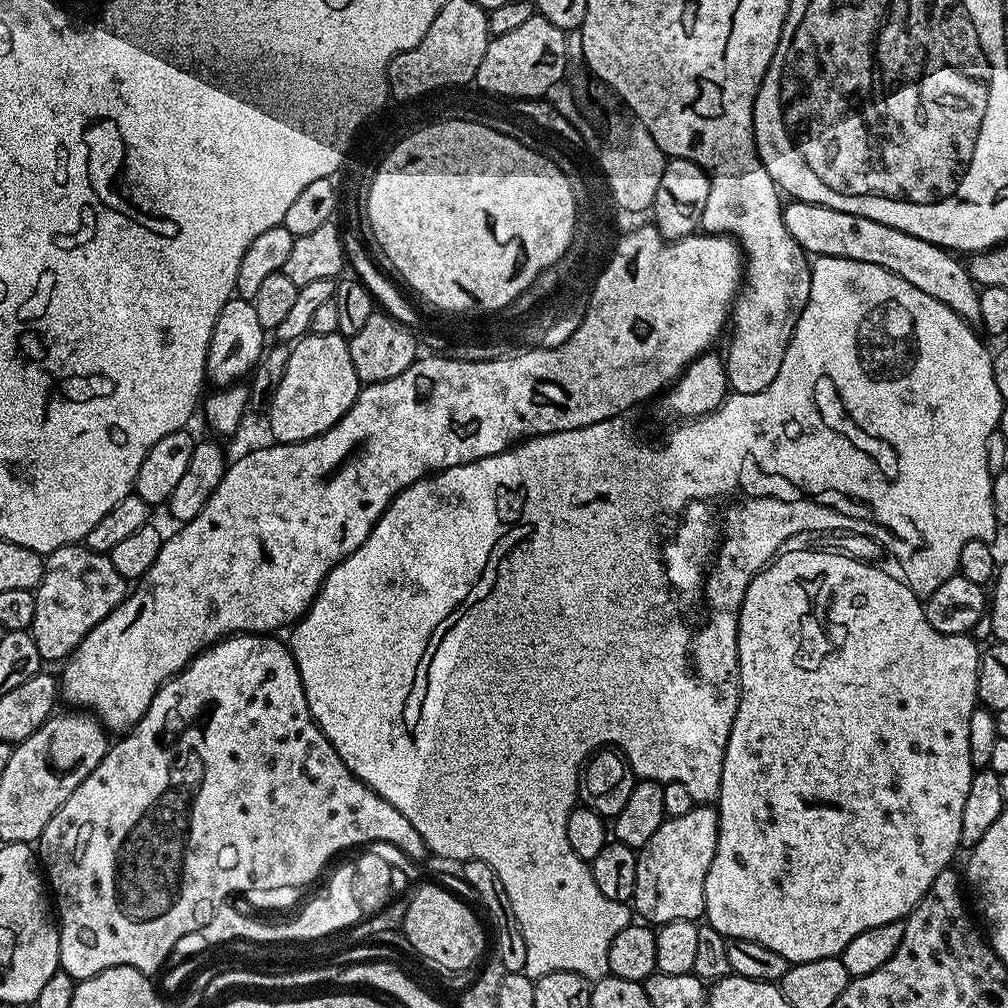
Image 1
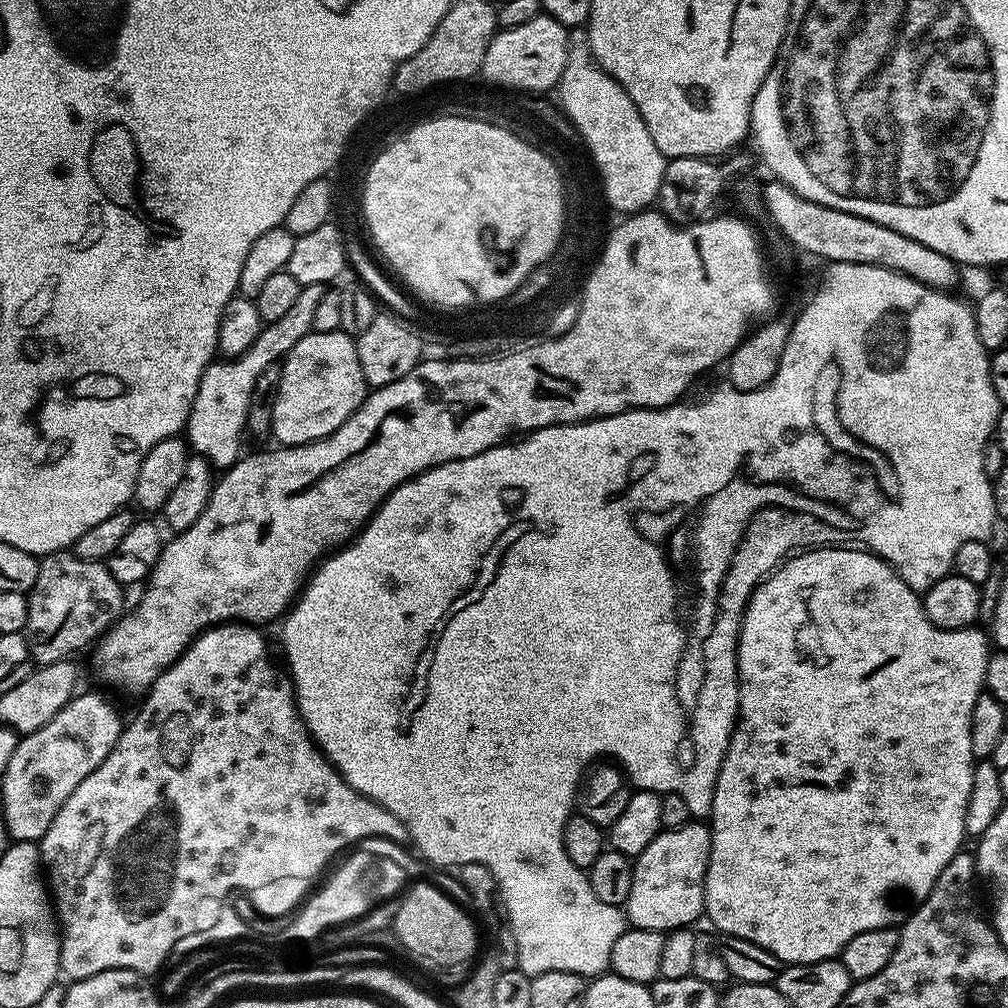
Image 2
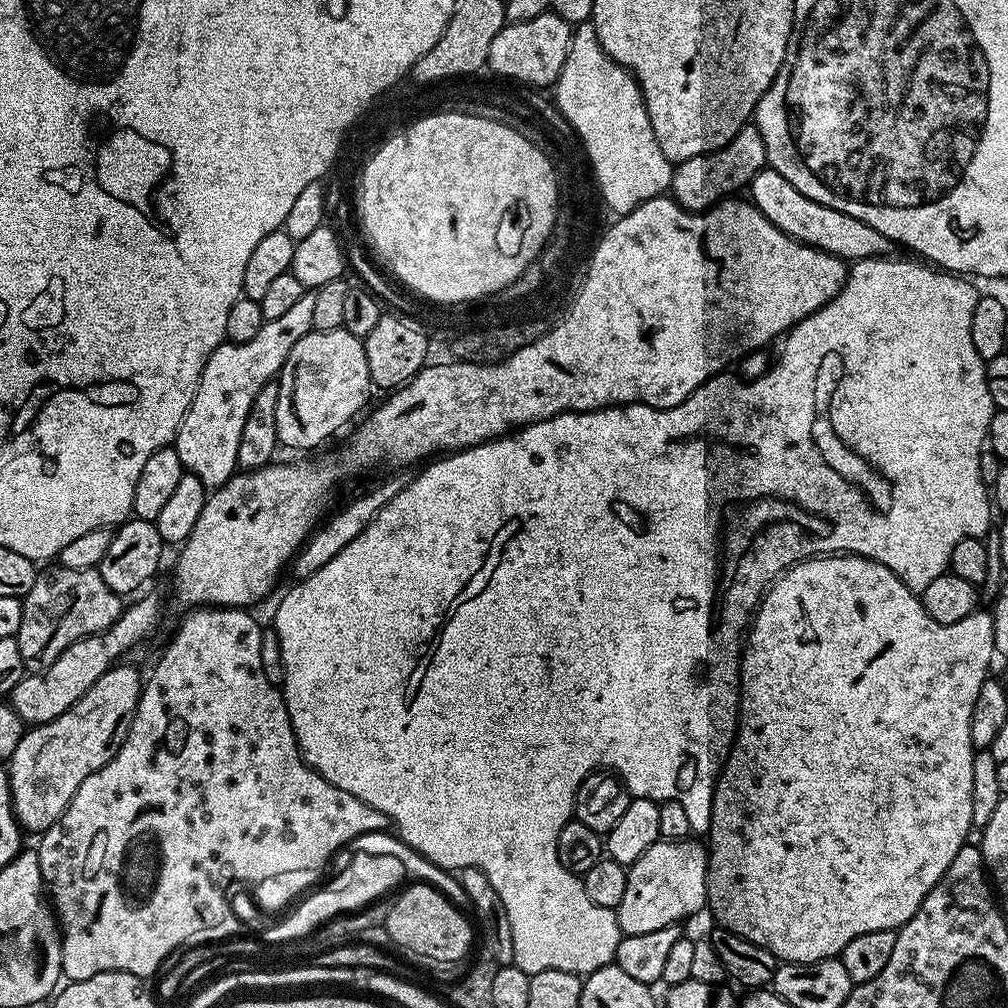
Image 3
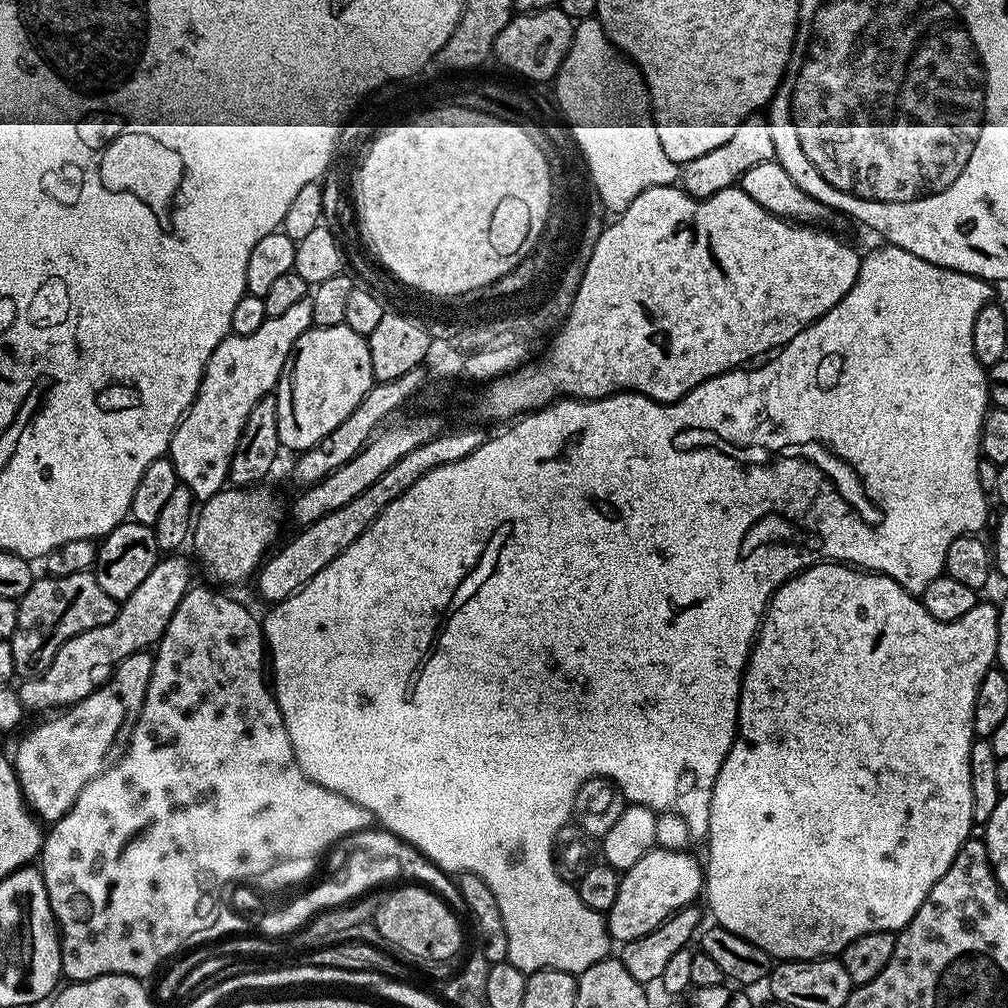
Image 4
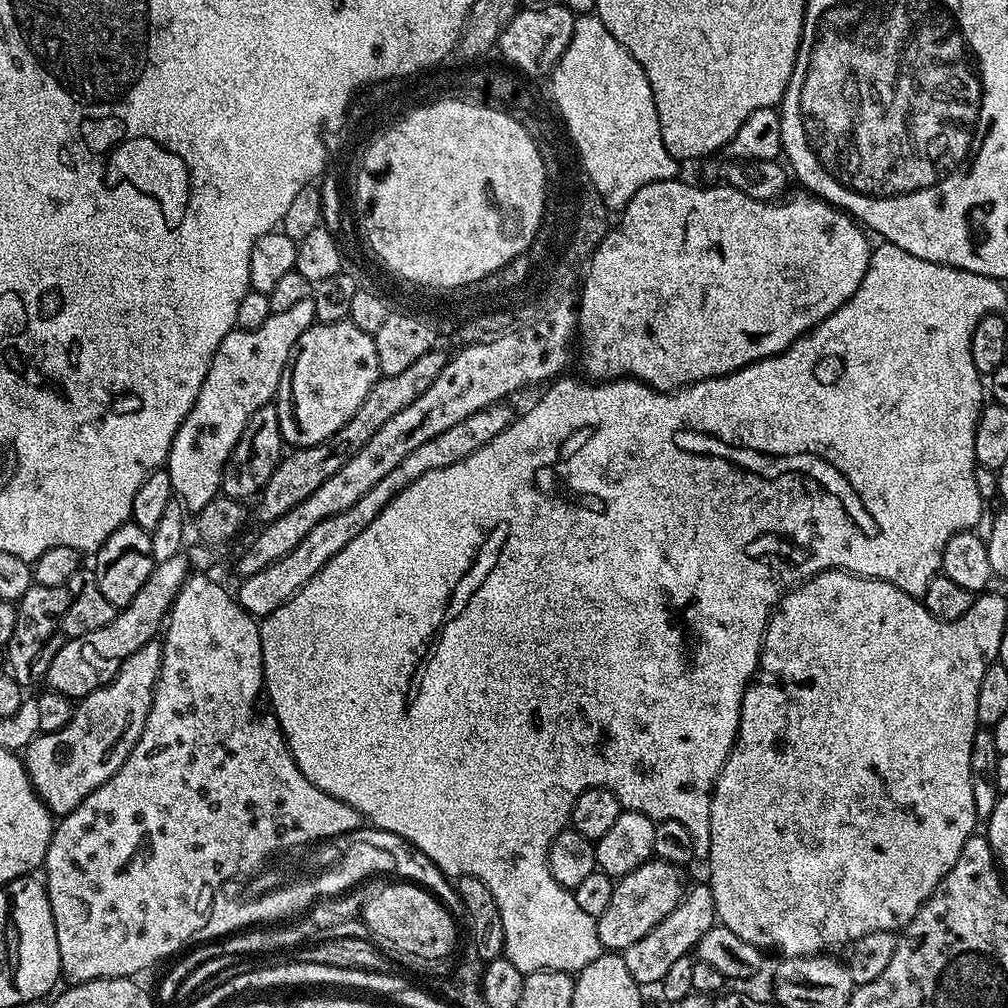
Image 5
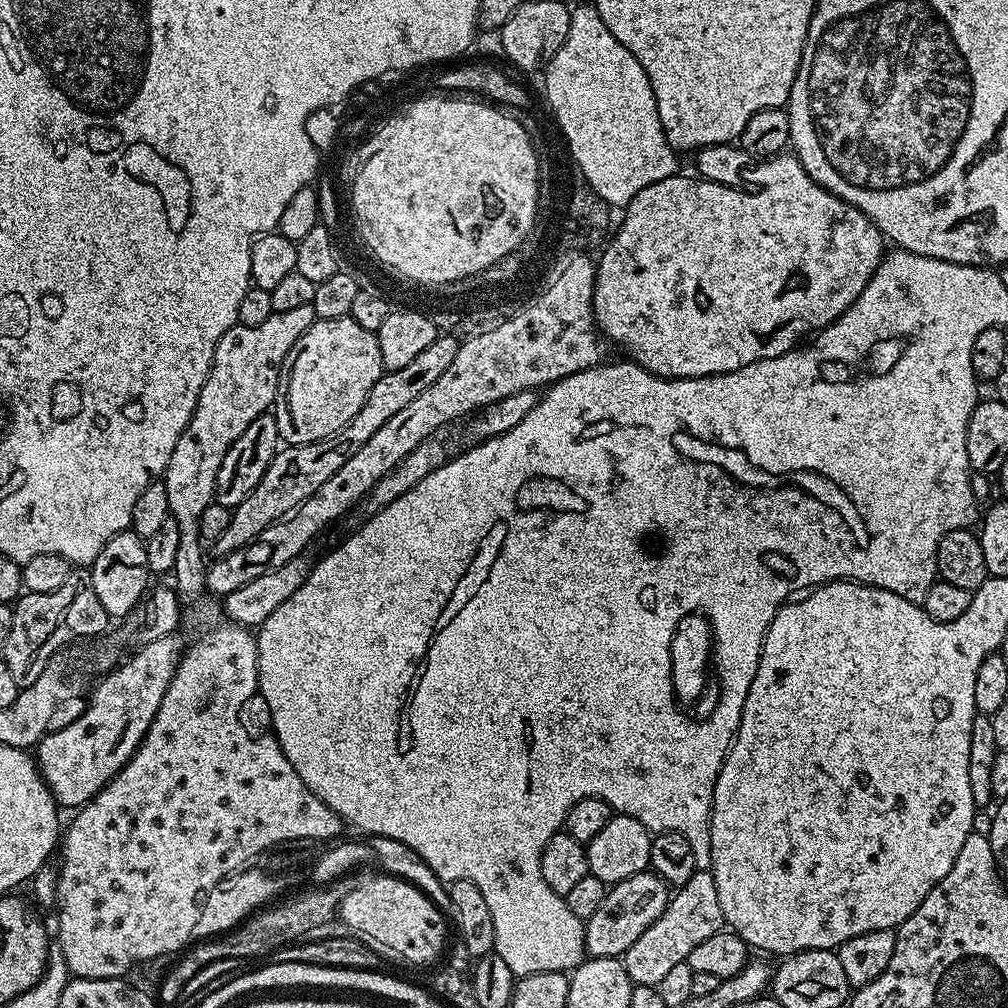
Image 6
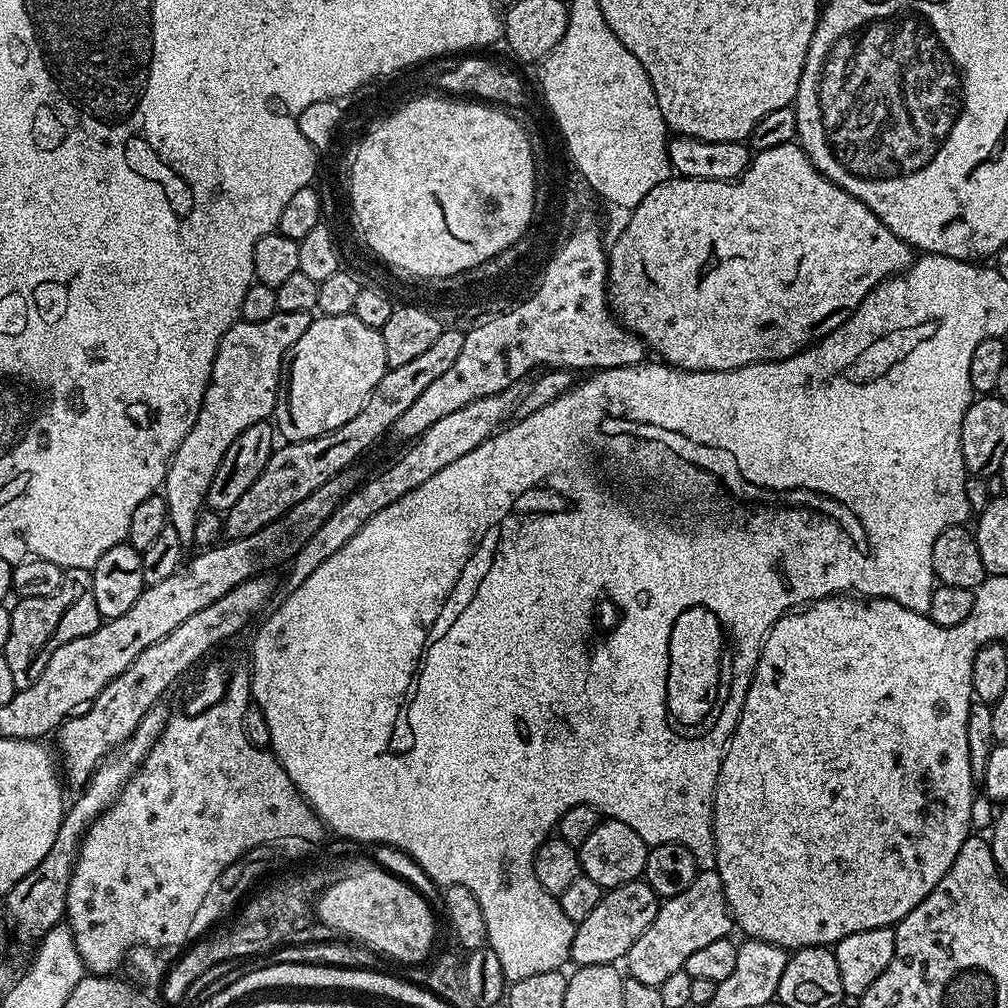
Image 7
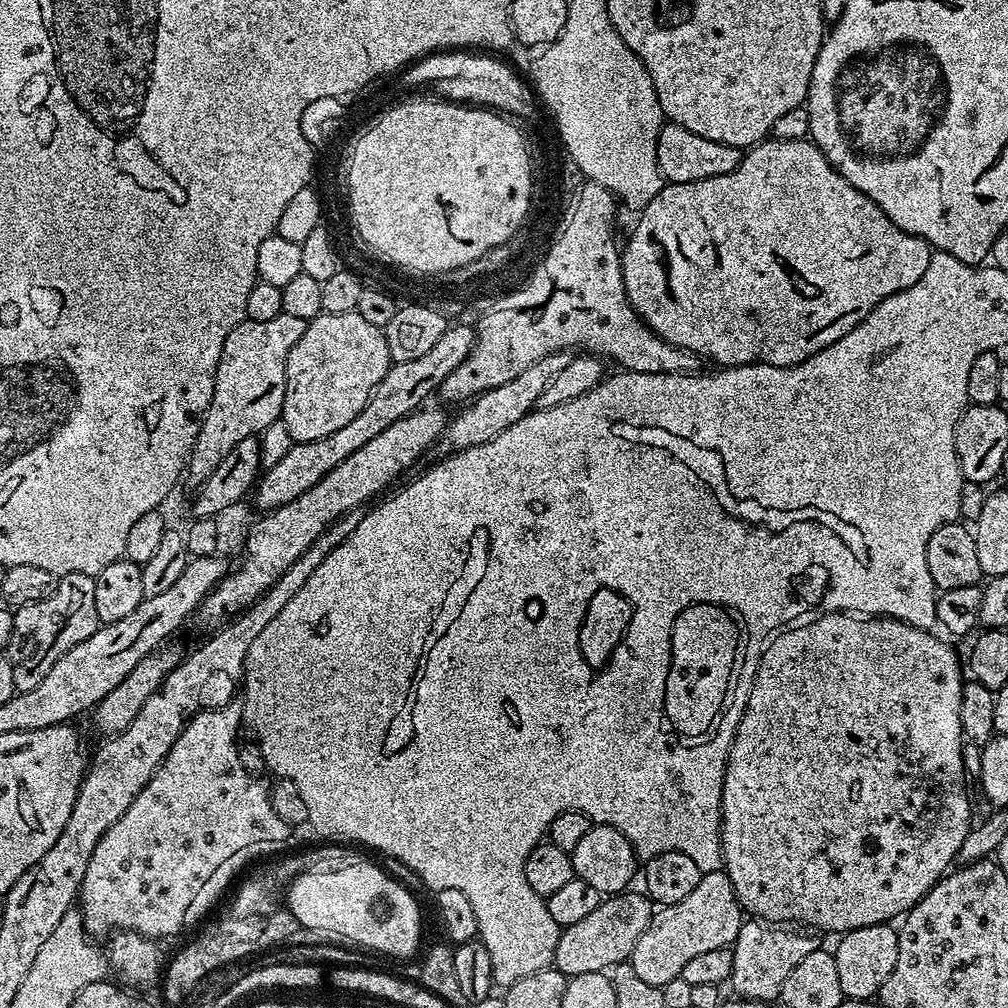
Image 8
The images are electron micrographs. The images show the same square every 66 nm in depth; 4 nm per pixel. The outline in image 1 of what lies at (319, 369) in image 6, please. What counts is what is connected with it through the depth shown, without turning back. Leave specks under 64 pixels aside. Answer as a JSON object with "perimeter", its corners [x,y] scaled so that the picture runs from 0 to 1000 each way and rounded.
{"perimeter":[[[337,330],[307,331],[299,333],[289,342],[290,350],[282,361],[282,370],[272,382],[272,388],[278,392],[278,399],[319,399],[319,427],[327,427],[351,403],[359,384],[355,371],[351,368],[351,359],[347,356],[347,343]]]}

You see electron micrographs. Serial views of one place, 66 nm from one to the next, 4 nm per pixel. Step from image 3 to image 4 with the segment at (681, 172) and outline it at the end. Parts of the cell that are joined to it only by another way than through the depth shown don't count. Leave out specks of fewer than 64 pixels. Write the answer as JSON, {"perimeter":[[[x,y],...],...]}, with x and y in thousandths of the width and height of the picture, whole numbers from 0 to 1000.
{"perimeter":[[[747,113],[734,122],[732,129],[728,129],[724,141],[716,141],[716,145],[696,153],[696,157],[688,157],[678,164],[674,182],[689,198],[699,198],[716,188],[733,184],[737,174],[753,162],[769,160],[769,158],[768,133],[764,129],[762,120],[757,114]]]}

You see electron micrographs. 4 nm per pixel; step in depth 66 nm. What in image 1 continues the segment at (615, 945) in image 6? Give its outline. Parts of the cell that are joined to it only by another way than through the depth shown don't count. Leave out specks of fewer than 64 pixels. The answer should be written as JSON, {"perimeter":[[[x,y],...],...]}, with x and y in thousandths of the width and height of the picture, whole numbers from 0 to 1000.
{"perimeter":[[[688,800],[685,804],[685,808],[677,808],[674,812],[668,810],[662,811],[657,819],[653,819],[653,823],[649,823],[645,835],[641,835],[641,839],[634,842],[631,846],[631,854],[633,855],[633,867],[629,870],[629,887],[625,894],[626,900],[631,900],[631,905],[636,914],[642,915],[647,919],[654,919],[661,915],[673,915],[674,913],[693,914],[698,909],[698,880],[700,879],[700,867],[704,863],[704,855],[708,855],[708,843],[712,839],[712,823],[714,822],[714,808],[709,801],[706,800]]]}

